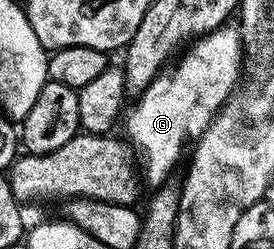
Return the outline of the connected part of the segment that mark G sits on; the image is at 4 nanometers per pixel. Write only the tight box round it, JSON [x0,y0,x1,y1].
[124,25,243,189]

